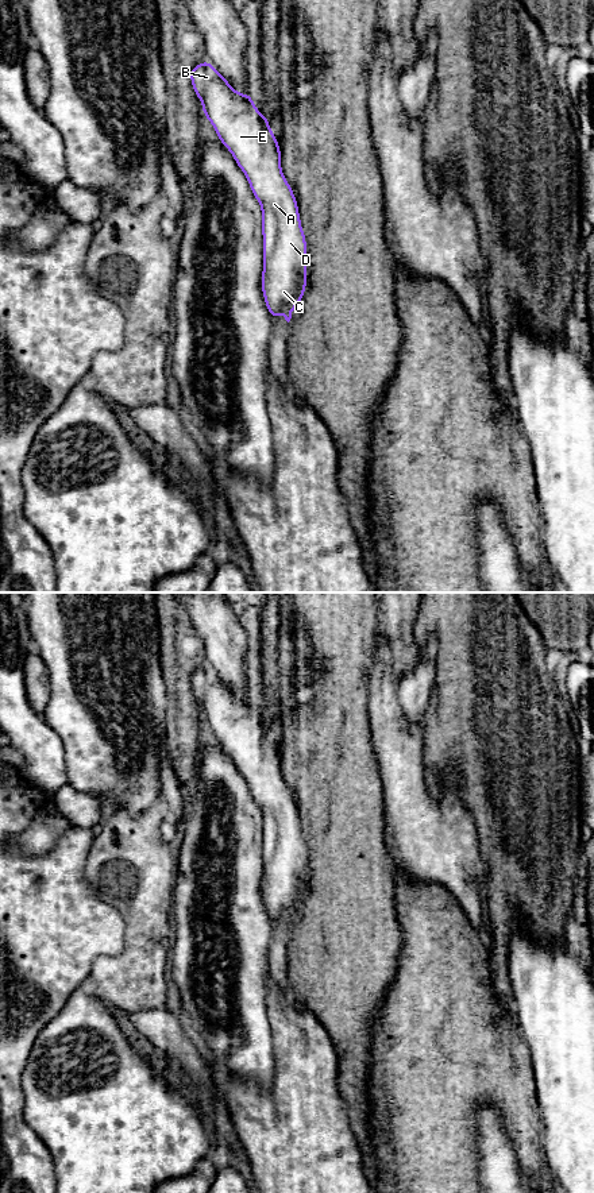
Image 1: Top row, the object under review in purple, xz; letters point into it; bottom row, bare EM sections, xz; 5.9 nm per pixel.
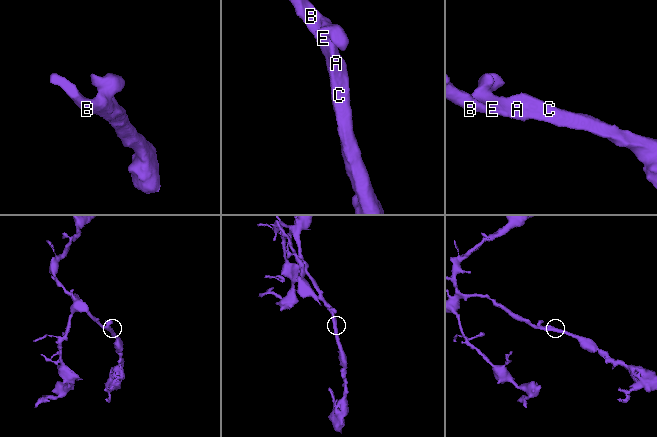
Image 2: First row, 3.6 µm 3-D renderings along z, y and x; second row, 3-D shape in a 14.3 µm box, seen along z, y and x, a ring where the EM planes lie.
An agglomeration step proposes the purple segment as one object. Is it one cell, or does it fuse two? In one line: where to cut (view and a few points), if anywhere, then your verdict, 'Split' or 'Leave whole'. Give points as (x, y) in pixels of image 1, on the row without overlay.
No split. Leave whole

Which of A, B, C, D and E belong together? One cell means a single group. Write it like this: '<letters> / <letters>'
A B C D E

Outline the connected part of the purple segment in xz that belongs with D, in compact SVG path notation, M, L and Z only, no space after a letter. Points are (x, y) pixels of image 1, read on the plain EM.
M207 664L189 679L193 695L202 707L202 718L213 730L219 745L232 758L248 784L250 794L262 812L263 877L261 891L267 915L274 924L279 918L289 927L292 915L302 906L306 893L306 843L301 833L298 810L281 775L281 753L269 725L252 707L252 699L232 694L230 687Z

